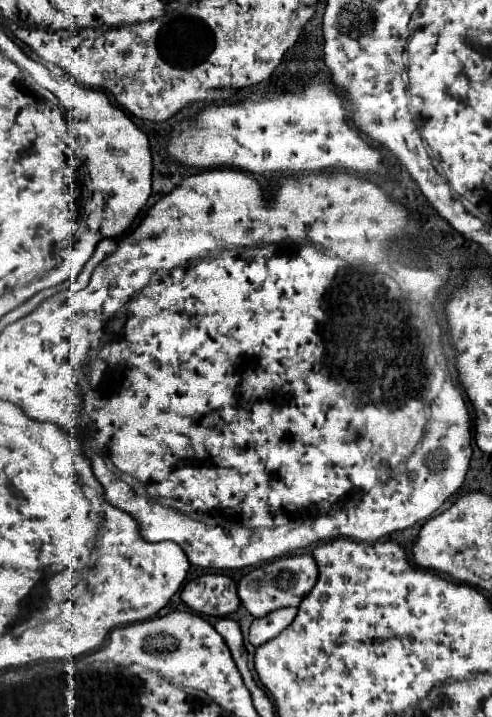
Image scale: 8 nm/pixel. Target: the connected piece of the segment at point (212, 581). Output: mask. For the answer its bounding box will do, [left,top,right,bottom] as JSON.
[180,575,240,617]

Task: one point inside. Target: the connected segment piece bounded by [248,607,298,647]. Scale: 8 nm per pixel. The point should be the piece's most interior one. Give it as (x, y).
(264, 628)

